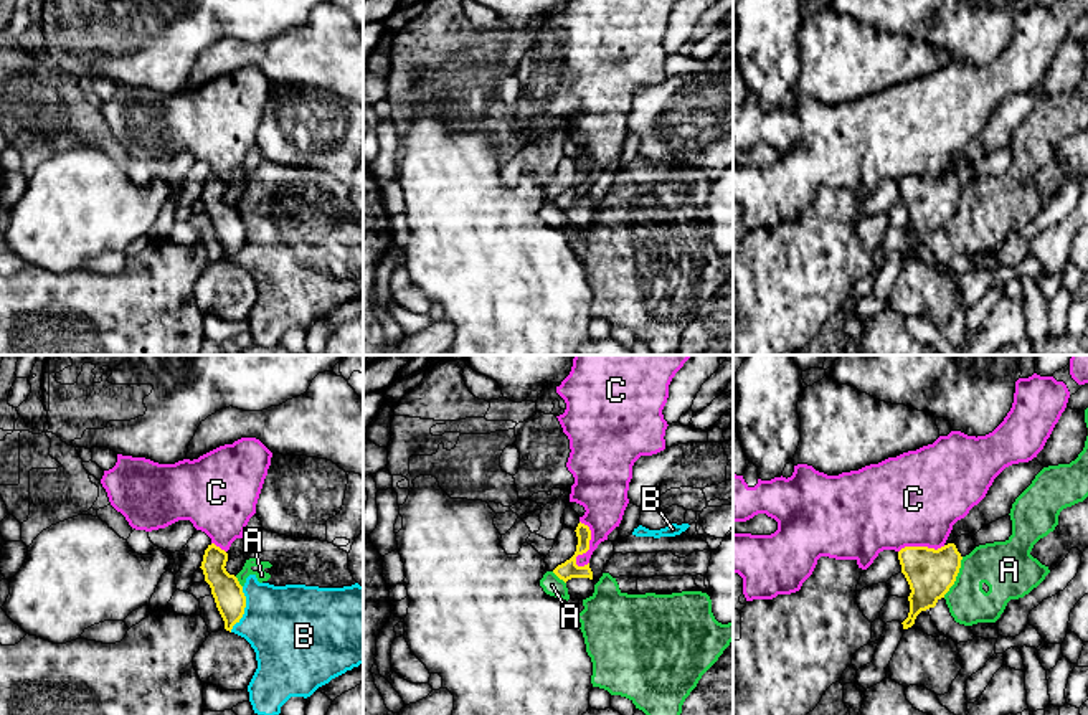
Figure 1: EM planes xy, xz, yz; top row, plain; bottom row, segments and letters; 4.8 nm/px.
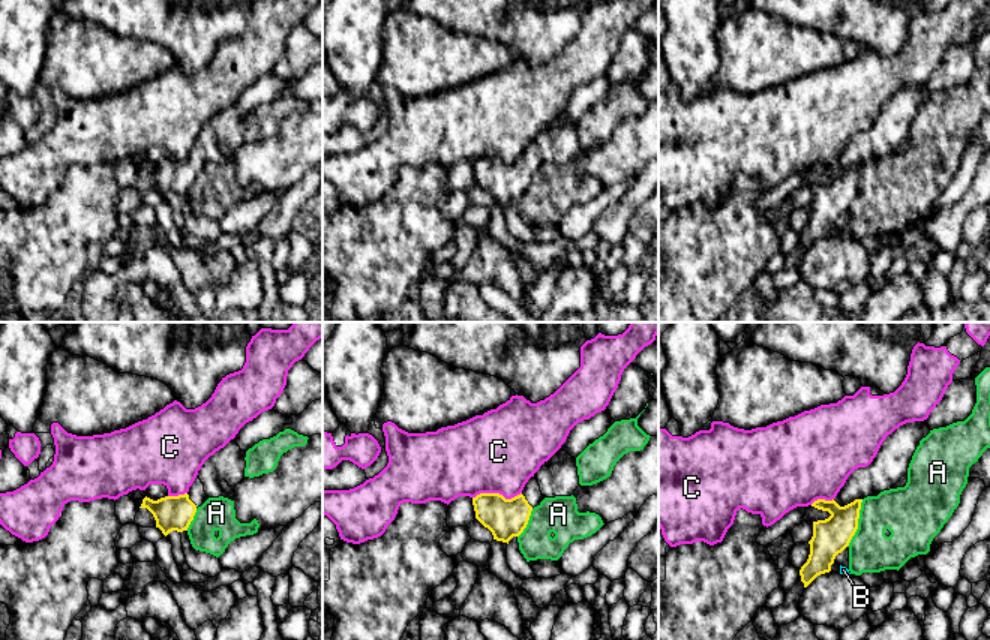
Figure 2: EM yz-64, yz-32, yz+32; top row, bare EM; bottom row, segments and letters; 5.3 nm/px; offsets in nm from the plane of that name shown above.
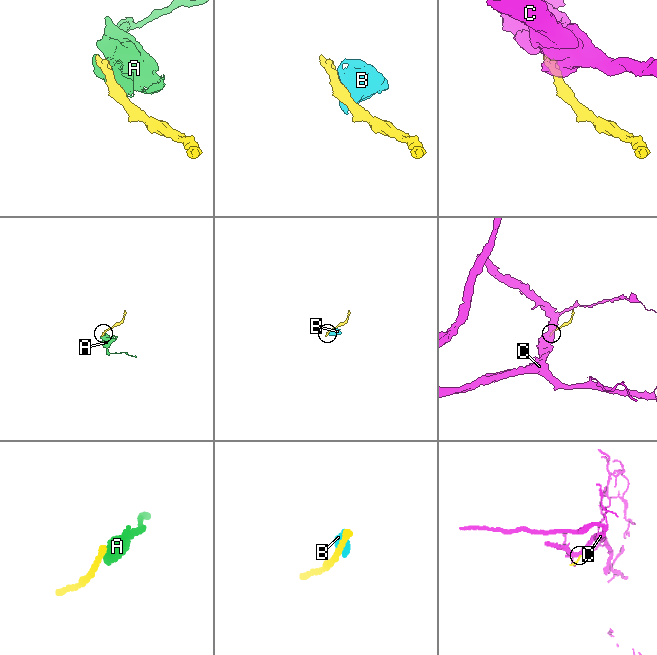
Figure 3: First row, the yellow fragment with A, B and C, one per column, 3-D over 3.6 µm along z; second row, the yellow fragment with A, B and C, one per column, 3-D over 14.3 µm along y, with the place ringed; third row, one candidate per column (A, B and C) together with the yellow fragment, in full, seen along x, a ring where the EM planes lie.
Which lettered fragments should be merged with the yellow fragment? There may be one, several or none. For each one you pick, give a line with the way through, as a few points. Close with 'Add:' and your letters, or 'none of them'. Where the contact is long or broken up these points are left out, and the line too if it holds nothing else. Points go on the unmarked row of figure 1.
Add: none of them

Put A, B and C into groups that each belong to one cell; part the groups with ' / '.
A B / C

